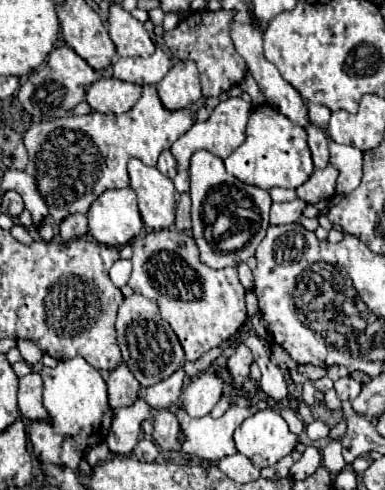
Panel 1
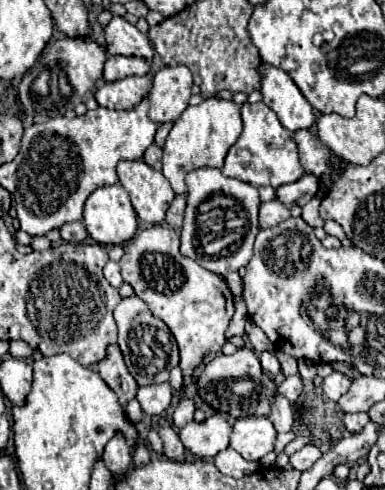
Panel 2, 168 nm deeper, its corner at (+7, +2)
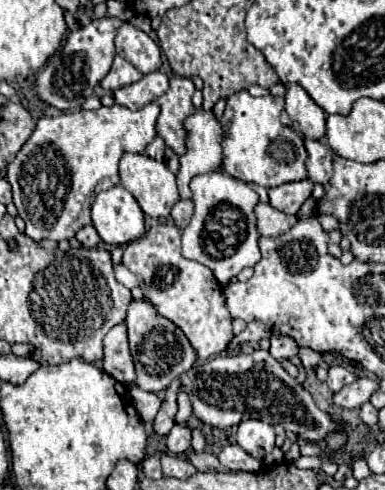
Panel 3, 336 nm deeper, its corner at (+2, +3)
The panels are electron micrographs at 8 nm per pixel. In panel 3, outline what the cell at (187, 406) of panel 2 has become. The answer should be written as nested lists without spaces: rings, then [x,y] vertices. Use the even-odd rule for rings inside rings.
[[[175,424],[167,436],[167,450],[173,454],[187,452],[191,446],[191,428],[185,424]]]

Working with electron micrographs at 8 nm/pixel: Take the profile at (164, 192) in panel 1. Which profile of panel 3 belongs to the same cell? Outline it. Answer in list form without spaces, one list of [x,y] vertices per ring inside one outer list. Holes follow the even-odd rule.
[[[123,154],[119,162],[121,184],[135,196],[141,210],[151,218],[167,218],[171,206],[179,200],[179,190],[175,184],[175,174],[163,164],[145,154]]]

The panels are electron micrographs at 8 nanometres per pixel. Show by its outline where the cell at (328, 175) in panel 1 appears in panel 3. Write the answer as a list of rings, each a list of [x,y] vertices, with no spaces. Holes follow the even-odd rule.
[[[299,180],[299,182],[289,182],[281,184],[269,190],[269,204],[281,212],[287,214],[297,214],[301,204],[311,198],[313,182],[311,180]]]

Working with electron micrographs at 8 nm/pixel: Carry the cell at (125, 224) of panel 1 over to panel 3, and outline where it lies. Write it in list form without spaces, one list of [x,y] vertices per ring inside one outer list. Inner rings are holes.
[[[121,184],[95,196],[93,226],[101,240],[113,246],[127,244],[145,234],[143,210]]]

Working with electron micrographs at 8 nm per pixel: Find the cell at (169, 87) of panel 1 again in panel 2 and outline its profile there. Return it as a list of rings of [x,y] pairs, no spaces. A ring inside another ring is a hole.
[[[164,67],[154,75],[154,87],[148,95],[150,119],[154,123],[176,121],[188,107],[192,89],[192,73],[184,67]]]

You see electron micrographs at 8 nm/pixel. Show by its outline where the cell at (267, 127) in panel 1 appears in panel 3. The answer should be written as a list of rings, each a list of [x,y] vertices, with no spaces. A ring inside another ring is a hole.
[[[247,90],[229,96],[225,114],[221,118],[221,124],[225,128],[223,164],[229,176],[265,188],[275,188],[287,182],[297,182],[307,178],[305,170],[307,150],[303,146],[303,138],[279,122],[283,104],[285,102],[281,96],[253,98],[249,96]]]

